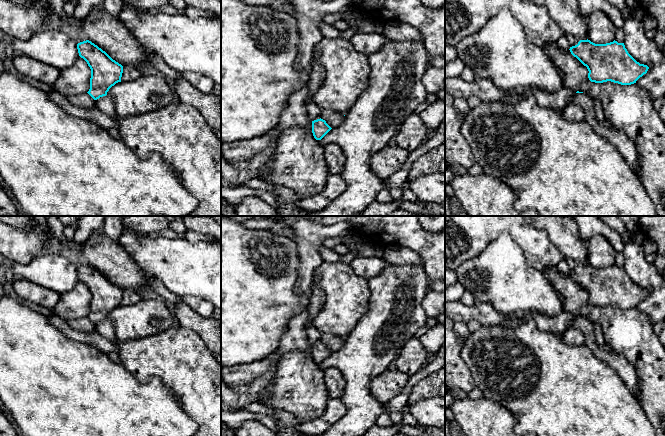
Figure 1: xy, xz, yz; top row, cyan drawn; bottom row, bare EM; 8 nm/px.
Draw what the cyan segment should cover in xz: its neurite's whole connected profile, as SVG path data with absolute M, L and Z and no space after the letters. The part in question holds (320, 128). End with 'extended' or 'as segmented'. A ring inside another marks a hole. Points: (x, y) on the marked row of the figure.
M313 58L312 70L309 73L310 80L307 83L309 95L307 100L307 111L312 120L312 133L316 140L321 140L332 128L321 118L322 108L312 99L313 95L319 90L325 78L324 67Z; extended

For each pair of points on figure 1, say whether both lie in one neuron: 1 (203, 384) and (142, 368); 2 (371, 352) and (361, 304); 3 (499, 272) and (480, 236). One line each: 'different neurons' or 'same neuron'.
1: same neuron
2: different neurons
3: different neurons

